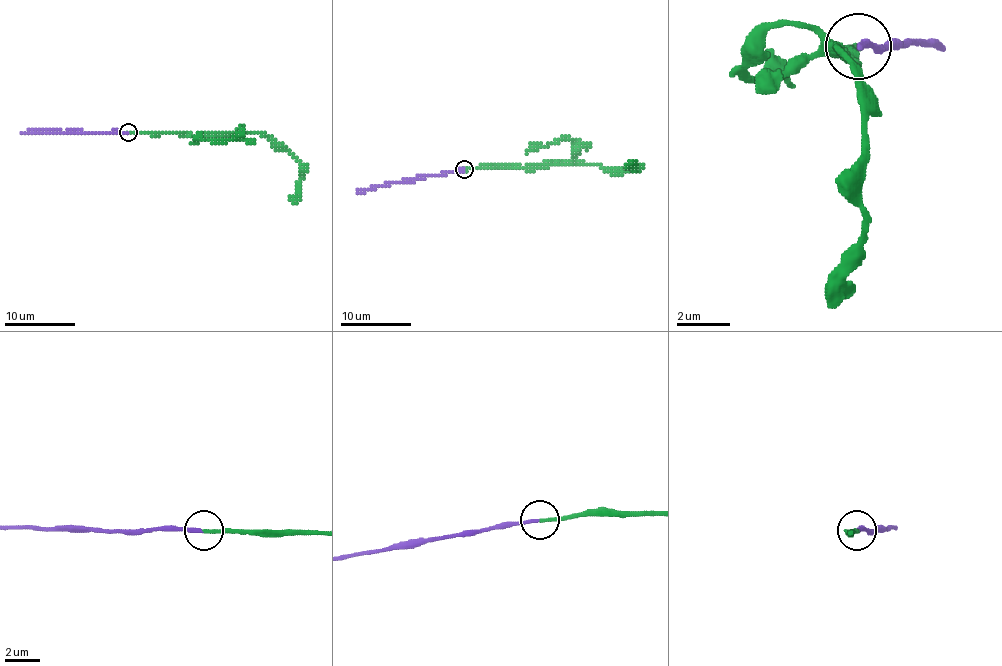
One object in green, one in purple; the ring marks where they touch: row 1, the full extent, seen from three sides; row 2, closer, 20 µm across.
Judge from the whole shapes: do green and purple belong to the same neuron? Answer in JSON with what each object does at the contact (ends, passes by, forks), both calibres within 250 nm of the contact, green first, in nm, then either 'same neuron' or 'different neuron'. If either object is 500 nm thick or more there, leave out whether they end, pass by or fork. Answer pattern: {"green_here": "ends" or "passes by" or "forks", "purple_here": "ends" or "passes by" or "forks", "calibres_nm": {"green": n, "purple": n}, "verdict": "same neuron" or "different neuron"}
{"green_here": "ends", "purple_here": "ends", "calibres_nm": {"green": 200, "purple": 200}, "verdict": "same neuron"}

